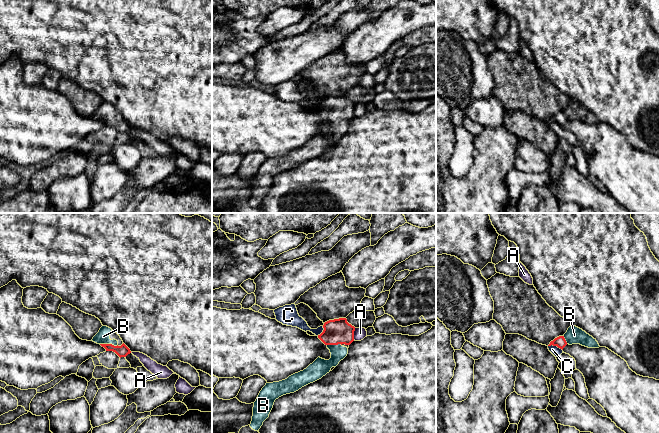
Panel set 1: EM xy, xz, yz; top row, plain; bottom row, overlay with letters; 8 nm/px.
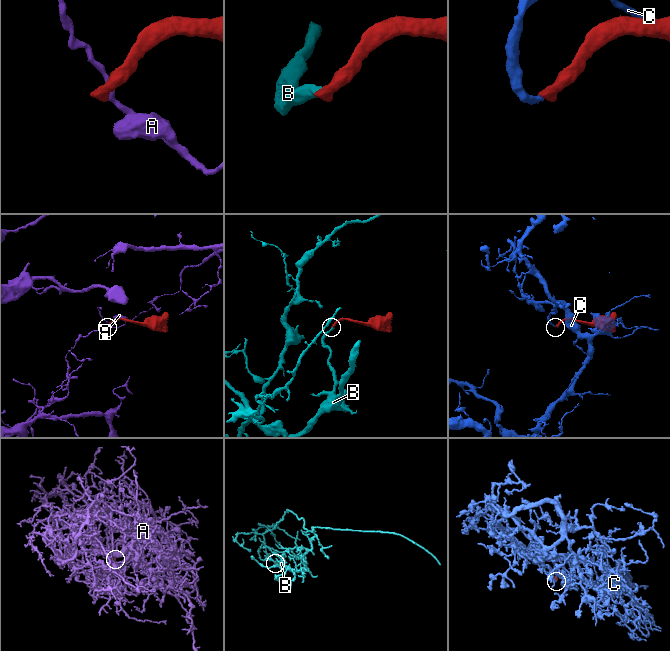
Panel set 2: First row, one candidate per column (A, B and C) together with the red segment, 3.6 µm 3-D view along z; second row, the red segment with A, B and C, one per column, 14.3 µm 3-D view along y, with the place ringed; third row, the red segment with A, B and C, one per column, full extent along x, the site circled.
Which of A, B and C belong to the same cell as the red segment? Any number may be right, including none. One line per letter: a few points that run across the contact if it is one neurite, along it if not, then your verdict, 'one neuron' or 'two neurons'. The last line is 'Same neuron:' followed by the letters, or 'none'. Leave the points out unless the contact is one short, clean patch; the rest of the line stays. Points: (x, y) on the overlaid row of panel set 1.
A: line xz (355, 328), (353, 339); two neurons
B: line xy (122, 351), (109, 344), (103, 336); one neuron
C: line yz (548, 345), (556, 345), (562, 350); two neurons
Same neuron: B

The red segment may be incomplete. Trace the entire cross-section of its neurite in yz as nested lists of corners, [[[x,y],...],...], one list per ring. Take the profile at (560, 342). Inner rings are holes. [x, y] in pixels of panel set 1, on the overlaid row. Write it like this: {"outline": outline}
{"outline": [[[570,326],[563,336],[559,336],[550,342],[548,346],[557,346],[562,349],[567,345],[580,344],[588,348],[599,348],[599,344],[592,336],[576,326]]]}

